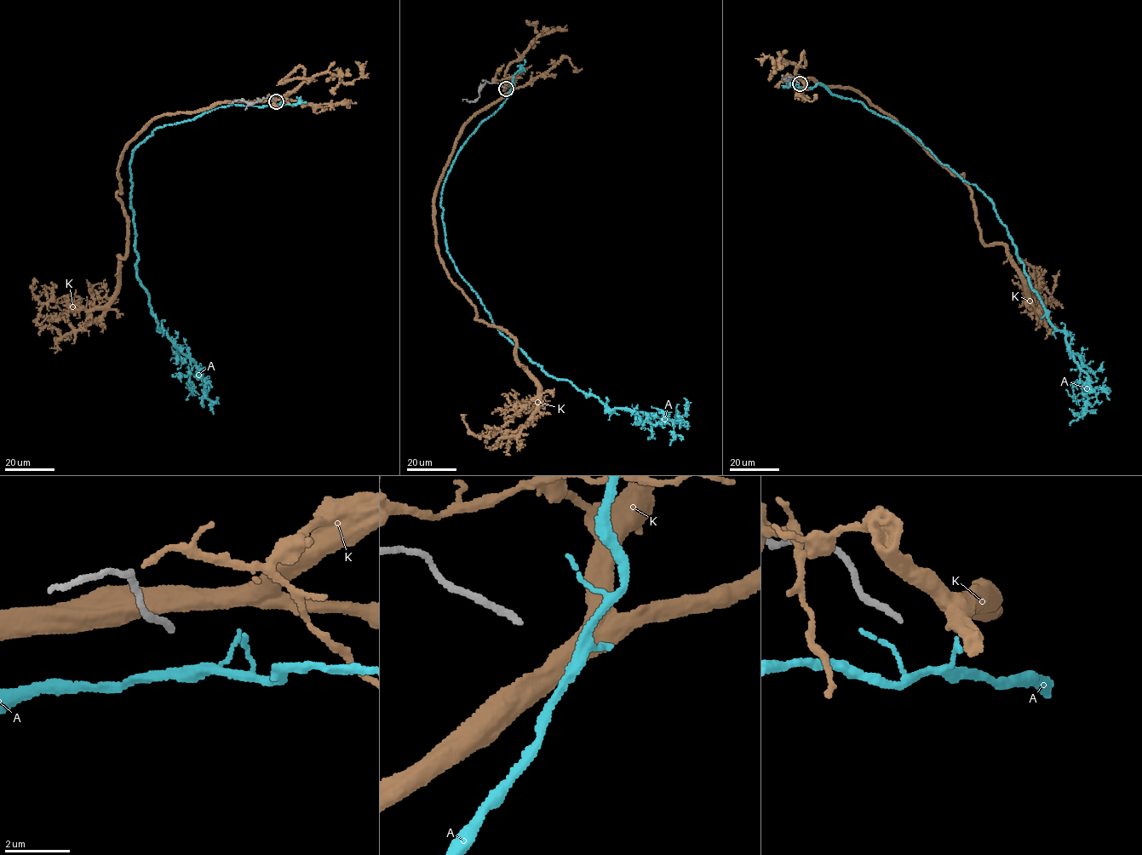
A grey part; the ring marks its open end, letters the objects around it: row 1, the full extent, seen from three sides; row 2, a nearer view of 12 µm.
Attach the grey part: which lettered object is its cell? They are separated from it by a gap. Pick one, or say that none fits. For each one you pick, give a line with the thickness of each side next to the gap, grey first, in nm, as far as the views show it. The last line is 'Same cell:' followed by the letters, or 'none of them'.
Same cell: none of them

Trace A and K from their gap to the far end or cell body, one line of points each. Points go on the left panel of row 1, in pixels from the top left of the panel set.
A: (278, 104), (231, 104), (156, 128), (129, 163), (137, 278), (157, 325), (192, 358), (210, 404), (216, 397)
K: (276, 100), (220, 100), (149, 122), (116, 173), (128, 238), (113, 298), (90, 309), (43, 303), (38, 283)

